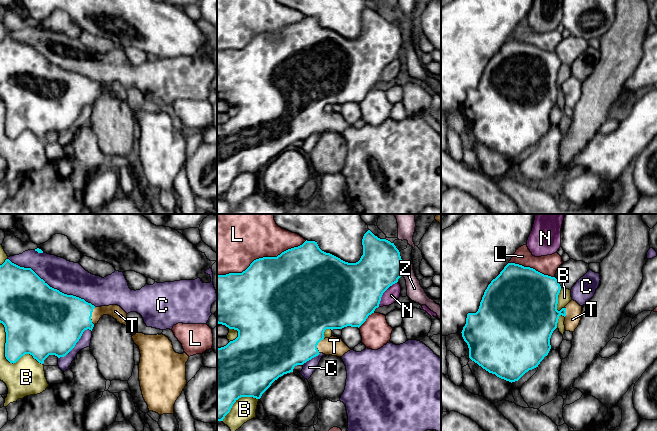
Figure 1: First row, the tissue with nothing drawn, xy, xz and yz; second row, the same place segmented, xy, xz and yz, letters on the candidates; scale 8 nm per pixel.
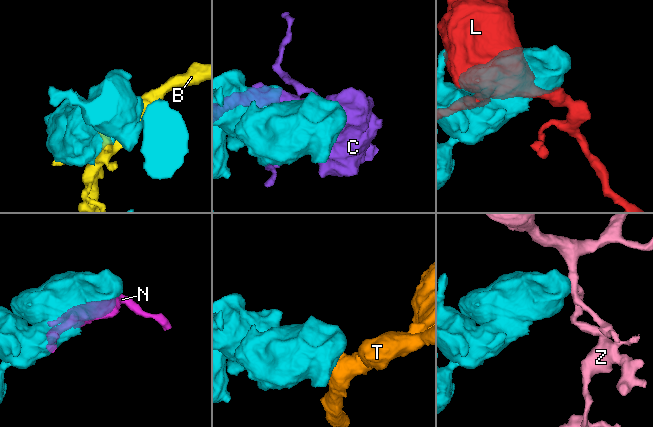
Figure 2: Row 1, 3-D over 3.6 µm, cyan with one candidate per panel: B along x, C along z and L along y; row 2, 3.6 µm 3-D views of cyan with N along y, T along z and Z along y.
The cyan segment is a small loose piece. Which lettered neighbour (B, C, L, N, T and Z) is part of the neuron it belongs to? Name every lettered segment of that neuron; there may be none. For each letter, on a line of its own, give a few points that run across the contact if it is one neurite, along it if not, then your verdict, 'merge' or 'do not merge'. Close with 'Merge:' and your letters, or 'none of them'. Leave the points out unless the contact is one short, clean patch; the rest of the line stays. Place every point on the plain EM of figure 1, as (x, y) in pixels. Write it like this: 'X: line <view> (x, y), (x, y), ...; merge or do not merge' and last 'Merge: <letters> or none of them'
B: do not merge
C: do not merge
L: do not merge
N: do not merge
T: line xy (60, 95), (91, 92), (100, 87), (115, 87); merge
Z: line xz (403, 49), (401, 51); do not merge
Merge: T

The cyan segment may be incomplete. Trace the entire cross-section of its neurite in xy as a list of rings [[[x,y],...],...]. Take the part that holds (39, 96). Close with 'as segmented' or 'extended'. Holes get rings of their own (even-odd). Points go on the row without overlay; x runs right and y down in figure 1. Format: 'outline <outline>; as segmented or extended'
outline [[[9,35],[0,41],[0,99],[5,103],[5,133],[10,139],[16,139],[25,130],[30,130],[43,140],[49,131],[58,134],[66,132],[87,105],[93,105],[103,91],[109,91],[120,100],[128,103],[127,89],[118,81],[95,83],[84,75],[67,71],[50,63],[31,44],[20,43]]]; extended

